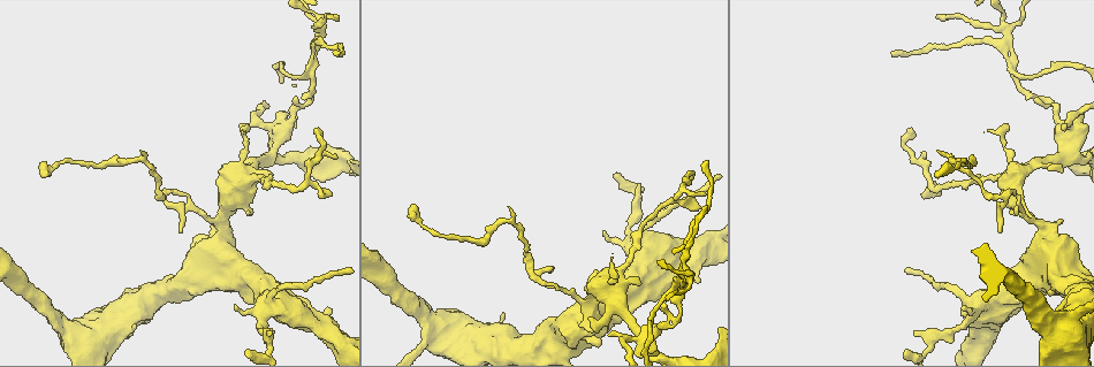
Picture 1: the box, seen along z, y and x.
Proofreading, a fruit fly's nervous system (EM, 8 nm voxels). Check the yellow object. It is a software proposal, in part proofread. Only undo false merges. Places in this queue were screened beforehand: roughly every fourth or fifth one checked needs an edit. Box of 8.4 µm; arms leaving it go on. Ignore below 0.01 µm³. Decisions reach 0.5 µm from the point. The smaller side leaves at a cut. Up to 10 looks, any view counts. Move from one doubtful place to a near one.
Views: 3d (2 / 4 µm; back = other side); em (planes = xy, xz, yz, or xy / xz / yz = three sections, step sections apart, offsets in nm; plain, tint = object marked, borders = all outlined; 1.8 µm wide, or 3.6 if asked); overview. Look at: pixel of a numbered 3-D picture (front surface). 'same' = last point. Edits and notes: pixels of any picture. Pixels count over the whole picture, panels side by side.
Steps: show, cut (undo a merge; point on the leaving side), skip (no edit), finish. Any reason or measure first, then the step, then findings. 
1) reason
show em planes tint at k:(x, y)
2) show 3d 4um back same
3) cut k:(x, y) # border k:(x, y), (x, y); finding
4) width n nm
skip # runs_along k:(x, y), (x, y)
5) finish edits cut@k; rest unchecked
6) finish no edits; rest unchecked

looks like a crossing
show em planes tint at 1:(321, 35)

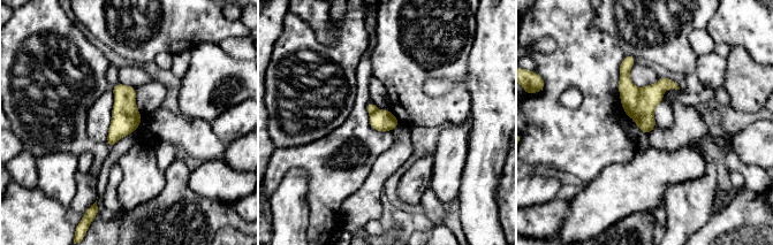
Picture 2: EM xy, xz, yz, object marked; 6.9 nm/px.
cut 2:(628, 92) # part_leaving 2:(628, 58), (624, 84), (630, 113); a second cell is stuck on

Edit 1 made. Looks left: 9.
show overview

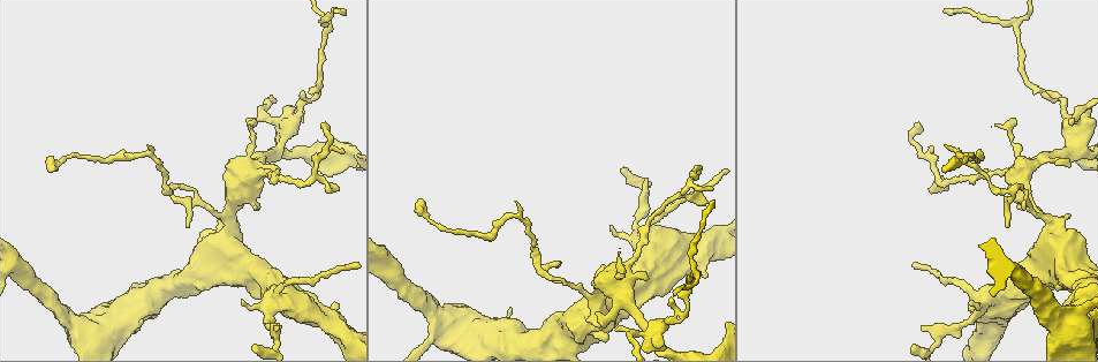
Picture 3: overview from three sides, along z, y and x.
show em xz step 16 tint at 3:(667, 321)

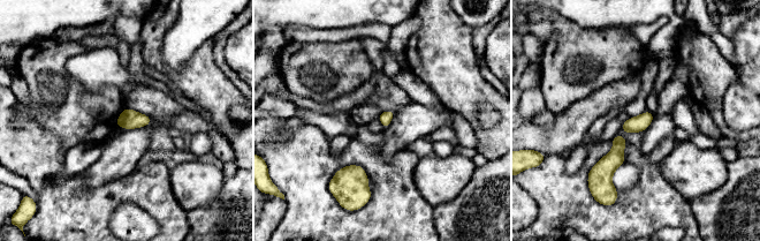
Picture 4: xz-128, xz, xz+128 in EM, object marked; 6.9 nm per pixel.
skip # continuous, no second cell

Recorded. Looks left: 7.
a fork
show em xy step 4 tint at 3:(613, 276)

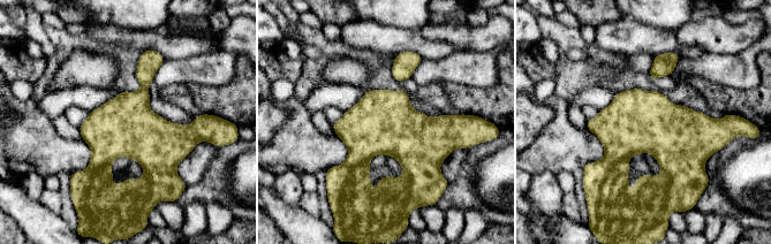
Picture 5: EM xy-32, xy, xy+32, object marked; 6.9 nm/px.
show em yz step 8 tint same

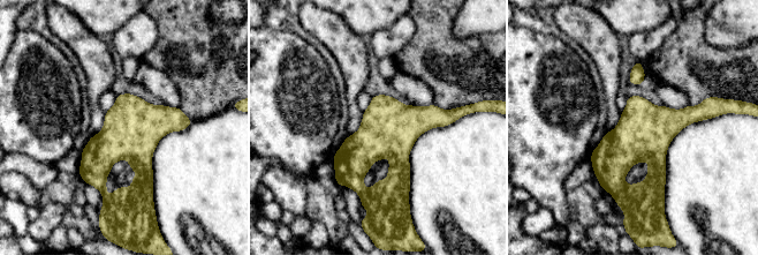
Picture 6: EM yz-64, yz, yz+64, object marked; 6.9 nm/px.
skip # one cell here

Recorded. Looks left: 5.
sharp bend
show em xz step 4 tint at 3:(542, 271)

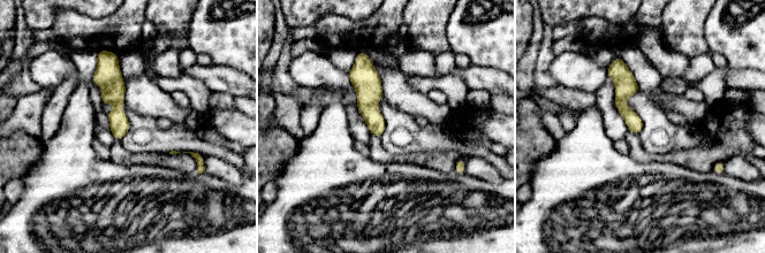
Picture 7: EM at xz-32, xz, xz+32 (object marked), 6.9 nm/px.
width 120 nm
skip # runs_along 7:(115, 60), (119, 136); continuous, no second cell

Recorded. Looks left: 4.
finish edits cut@2; rest unchecked

